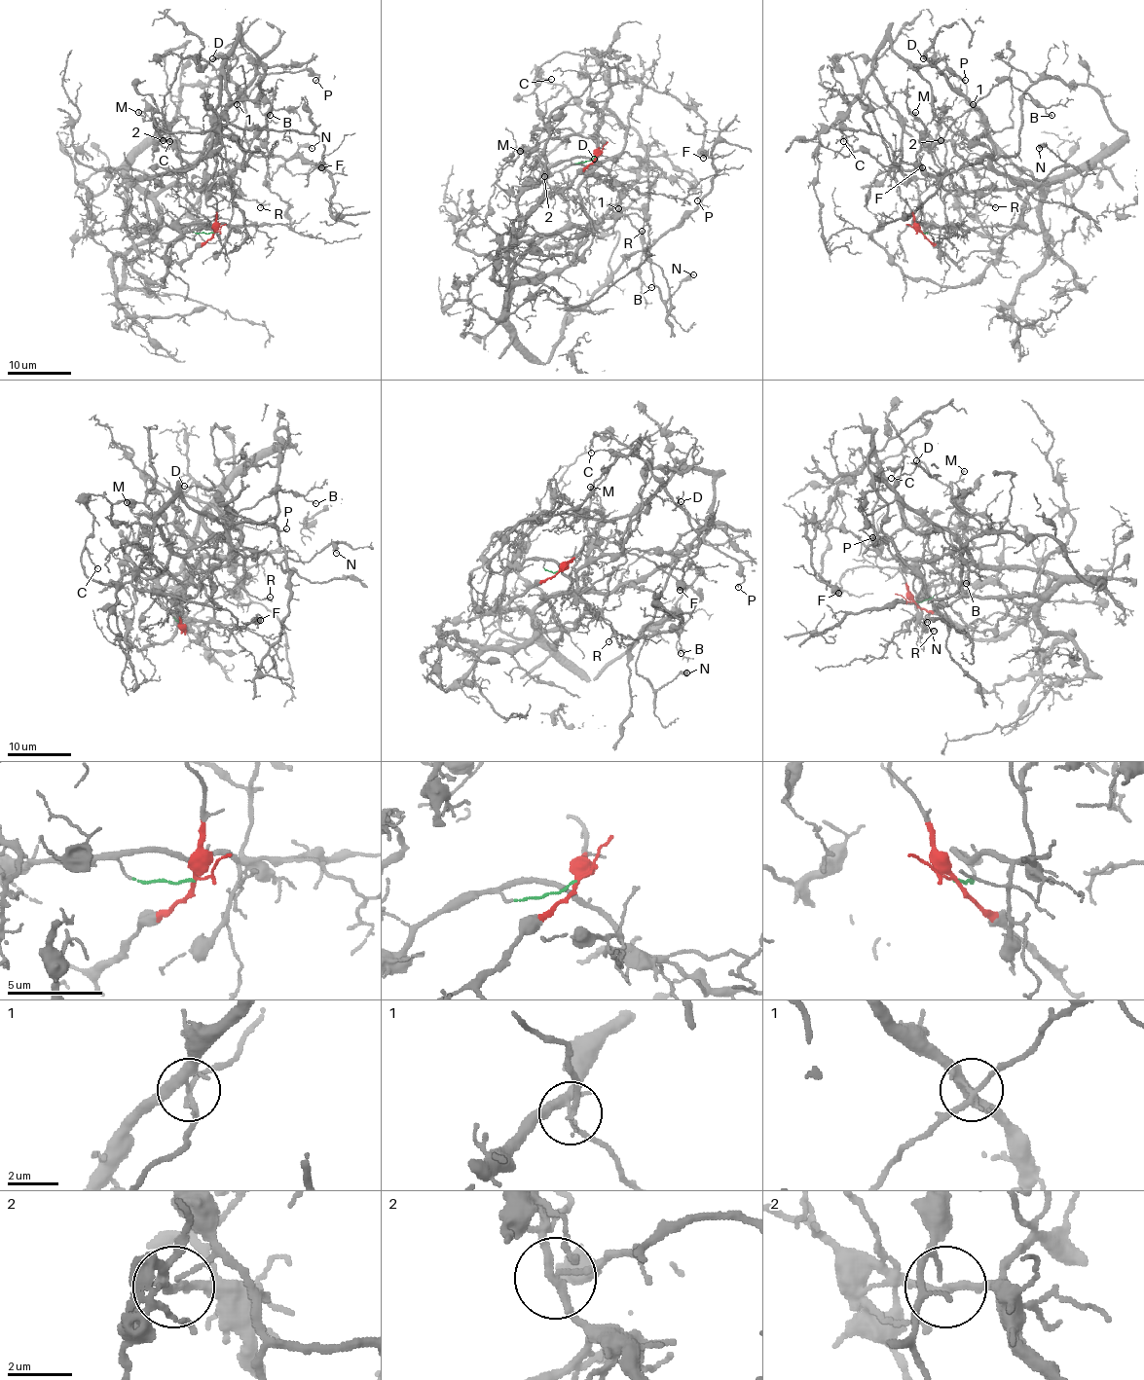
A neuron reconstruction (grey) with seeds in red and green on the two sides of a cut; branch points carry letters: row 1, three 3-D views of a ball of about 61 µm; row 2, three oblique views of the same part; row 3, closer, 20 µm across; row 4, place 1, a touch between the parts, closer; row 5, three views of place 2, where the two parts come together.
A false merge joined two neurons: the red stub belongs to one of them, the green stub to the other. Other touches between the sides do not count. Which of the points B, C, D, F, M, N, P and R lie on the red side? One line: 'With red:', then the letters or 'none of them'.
With red: B, C, F, N

